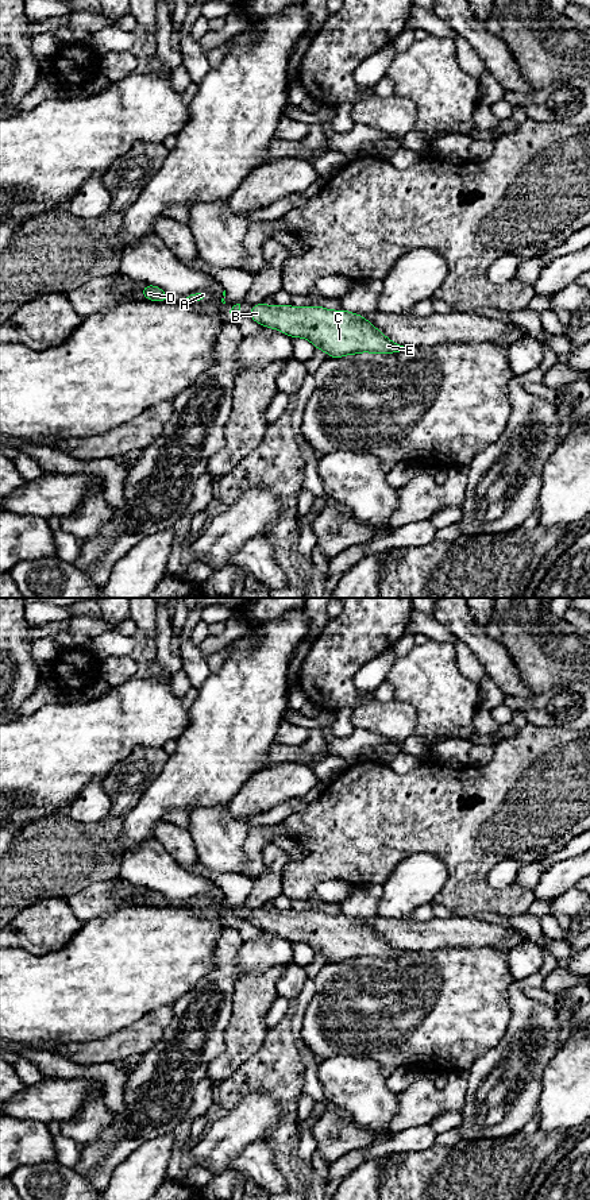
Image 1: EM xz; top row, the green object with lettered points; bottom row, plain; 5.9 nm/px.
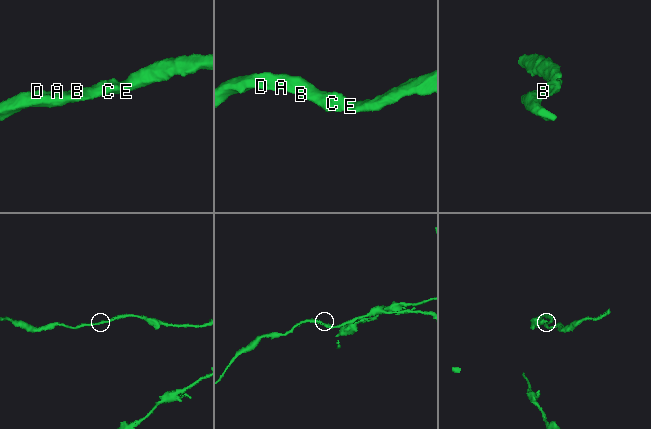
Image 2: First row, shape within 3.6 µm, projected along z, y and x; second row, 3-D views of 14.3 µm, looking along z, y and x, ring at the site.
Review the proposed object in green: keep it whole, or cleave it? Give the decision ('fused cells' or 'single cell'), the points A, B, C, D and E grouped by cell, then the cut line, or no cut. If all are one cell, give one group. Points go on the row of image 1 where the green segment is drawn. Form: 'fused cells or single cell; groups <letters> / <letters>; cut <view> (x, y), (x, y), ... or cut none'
single cell; groups A B C D E; cut none

